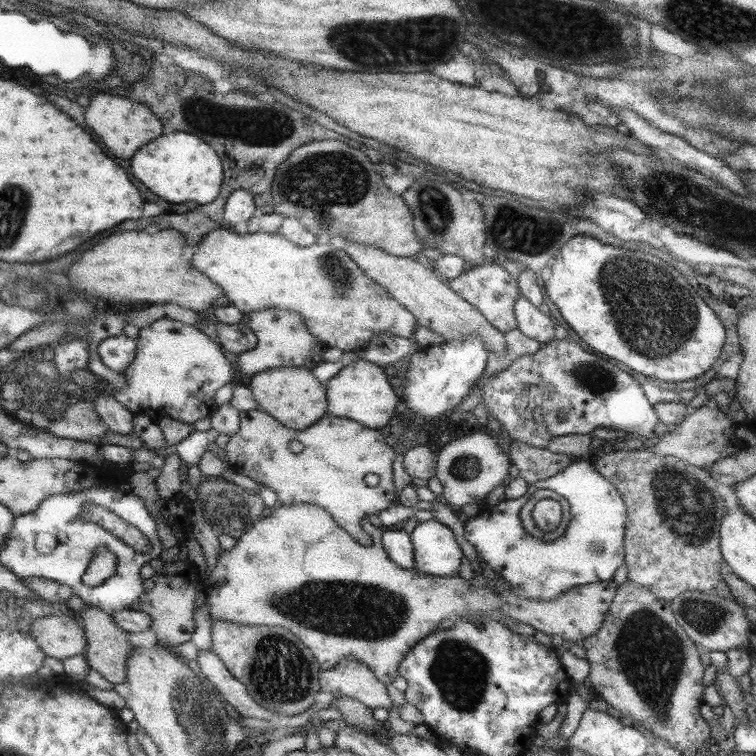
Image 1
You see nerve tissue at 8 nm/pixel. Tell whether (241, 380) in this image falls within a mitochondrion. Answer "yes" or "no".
no

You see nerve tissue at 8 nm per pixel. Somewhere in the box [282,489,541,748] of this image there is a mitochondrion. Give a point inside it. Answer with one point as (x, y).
(461, 674)

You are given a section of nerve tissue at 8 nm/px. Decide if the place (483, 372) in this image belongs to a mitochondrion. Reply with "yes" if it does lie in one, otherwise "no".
no

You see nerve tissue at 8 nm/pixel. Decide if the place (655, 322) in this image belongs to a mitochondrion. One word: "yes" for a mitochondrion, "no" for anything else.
yes

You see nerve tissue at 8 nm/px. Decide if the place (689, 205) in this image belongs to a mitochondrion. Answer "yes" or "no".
yes

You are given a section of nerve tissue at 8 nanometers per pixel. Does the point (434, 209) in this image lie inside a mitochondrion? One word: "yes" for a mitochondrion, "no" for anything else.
yes

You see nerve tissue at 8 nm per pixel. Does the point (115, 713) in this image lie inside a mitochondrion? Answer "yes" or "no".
no

